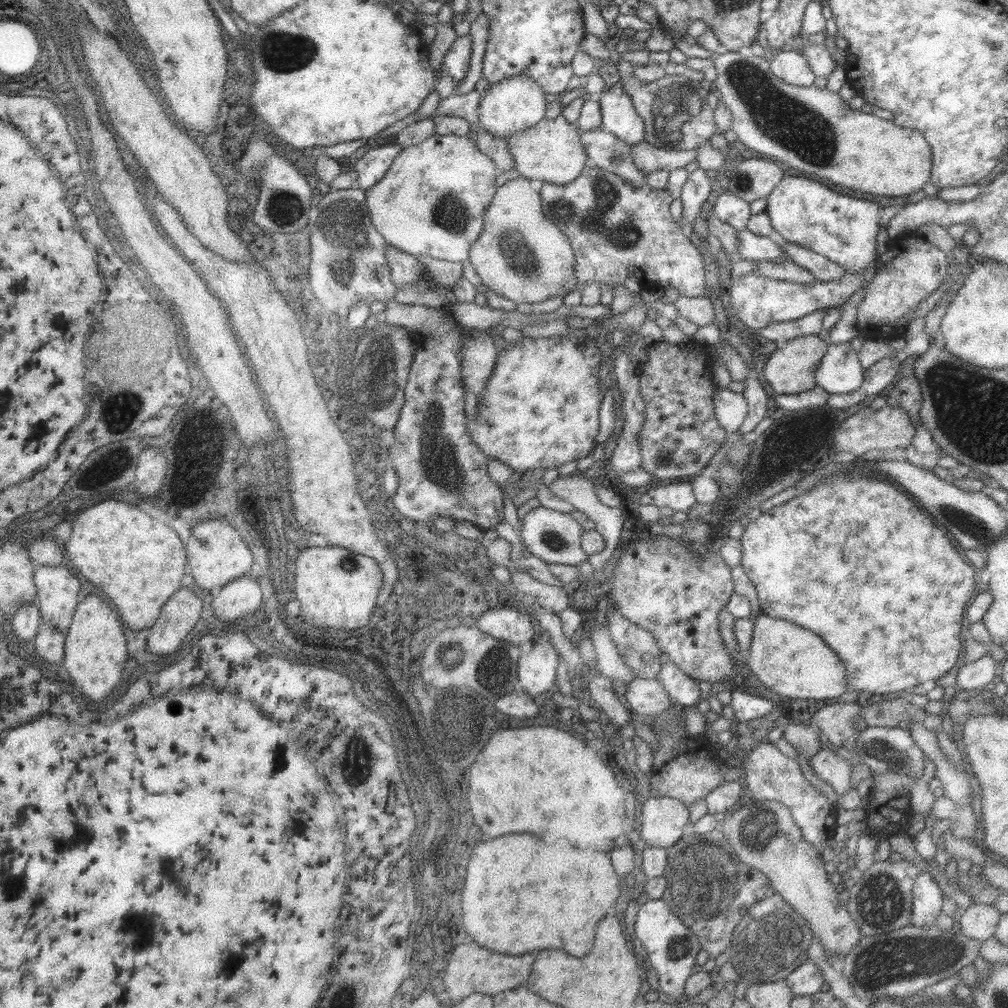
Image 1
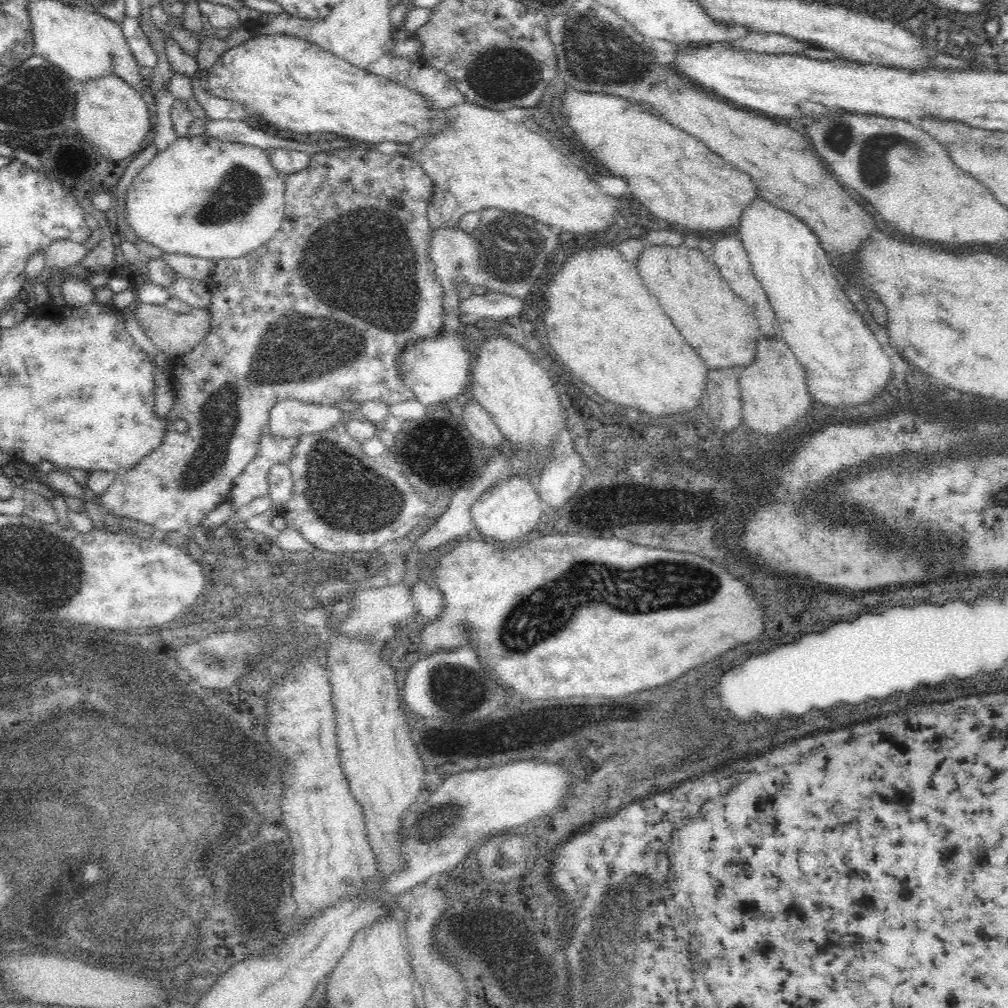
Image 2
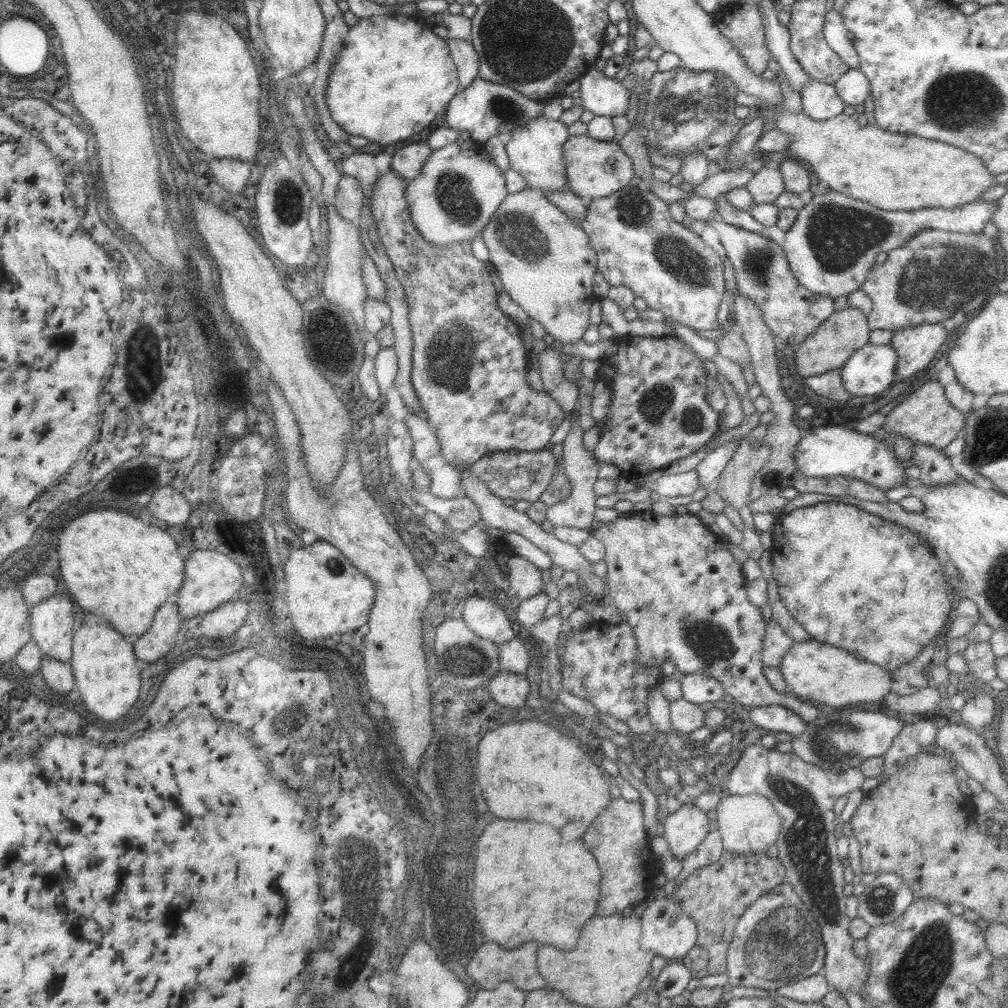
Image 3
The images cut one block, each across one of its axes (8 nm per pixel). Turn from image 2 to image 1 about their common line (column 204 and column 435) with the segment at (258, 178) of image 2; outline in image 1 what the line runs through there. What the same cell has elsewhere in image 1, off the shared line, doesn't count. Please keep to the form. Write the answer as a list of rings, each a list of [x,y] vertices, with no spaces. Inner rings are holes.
[[[434,134],[420,144],[402,149],[384,177],[365,190],[366,208],[371,223],[388,245],[413,257],[428,255],[436,260],[464,262],[469,258],[472,243],[482,232],[484,213],[498,188],[496,182],[499,177],[495,162],[480,152],[467,135]]]

